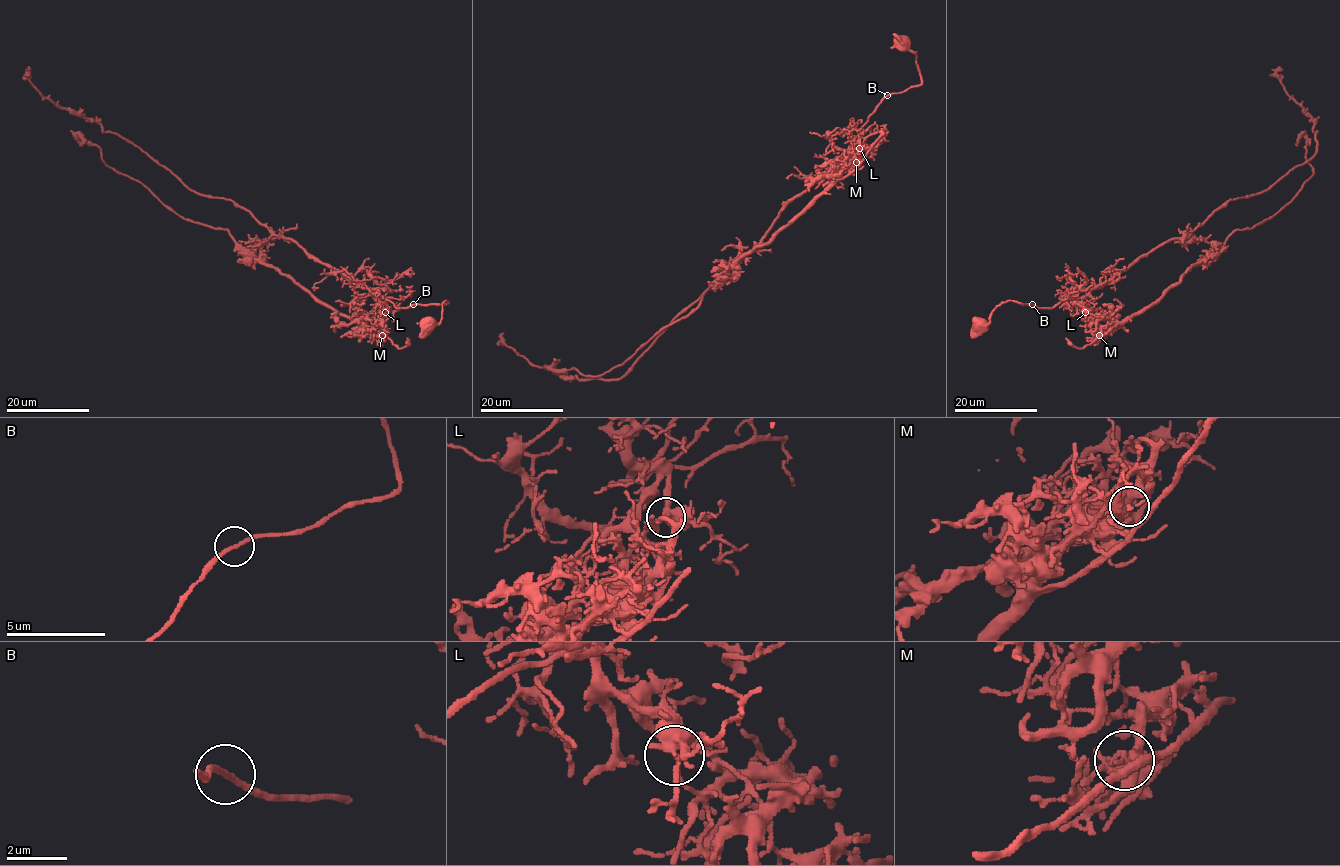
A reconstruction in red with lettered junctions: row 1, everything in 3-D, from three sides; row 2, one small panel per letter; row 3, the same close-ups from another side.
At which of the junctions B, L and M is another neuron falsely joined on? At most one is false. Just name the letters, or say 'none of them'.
L

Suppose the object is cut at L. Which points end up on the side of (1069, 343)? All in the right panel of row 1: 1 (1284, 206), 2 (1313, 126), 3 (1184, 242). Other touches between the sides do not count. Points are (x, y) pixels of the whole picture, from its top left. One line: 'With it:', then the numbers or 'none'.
With it: 1

